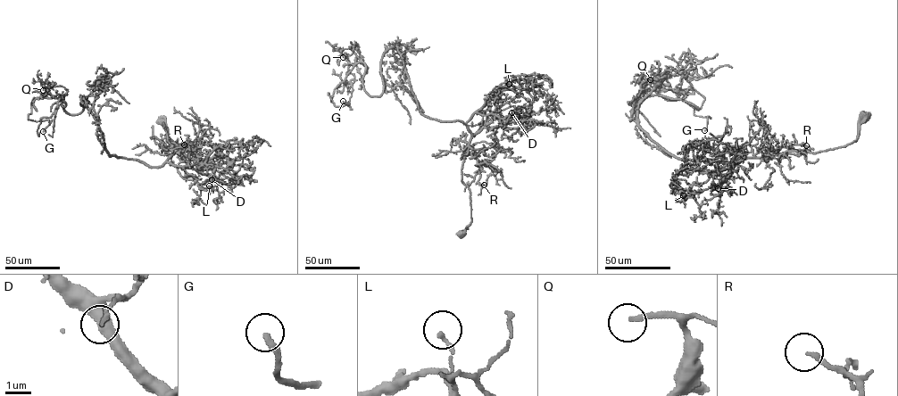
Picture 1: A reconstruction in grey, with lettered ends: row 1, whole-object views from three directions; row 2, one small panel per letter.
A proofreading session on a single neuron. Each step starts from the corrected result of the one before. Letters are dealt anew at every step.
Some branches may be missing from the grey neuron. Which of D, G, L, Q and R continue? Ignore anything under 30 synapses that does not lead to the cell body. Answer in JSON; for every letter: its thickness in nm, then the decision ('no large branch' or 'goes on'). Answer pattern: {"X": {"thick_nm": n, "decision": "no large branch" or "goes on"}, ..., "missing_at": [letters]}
{"D": {"thick_nm": 150, "decision": "no large branch"}, "G": {"thick_nm": 220, "decision": "goes on"}, "L": {"thick_nm": 150, "decision": "no large branch"}, "Q": {"thick_nm": 170, "decision": "goes on"}, "R": {"thick_nm": 180, "decision": "no large branch"}, "missing_at": ["G", "Q"]}

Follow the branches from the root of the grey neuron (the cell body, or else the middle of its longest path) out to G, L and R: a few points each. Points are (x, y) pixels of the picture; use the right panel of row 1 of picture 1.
G: (866, 116), (845, 145), (728, 173), (669, 154), (638, 106), (698, 110), (656, 92), (695, 90), (704, 130)
L: (866, 116), (857, 138), (845, 145), (743, 158), (694, 183), (691, 194), (683, 195)
R: (866, 116), (857, 138), (845, 145), (760, 157), (778, 155), (779, 162), (781, 154), (806, 145)

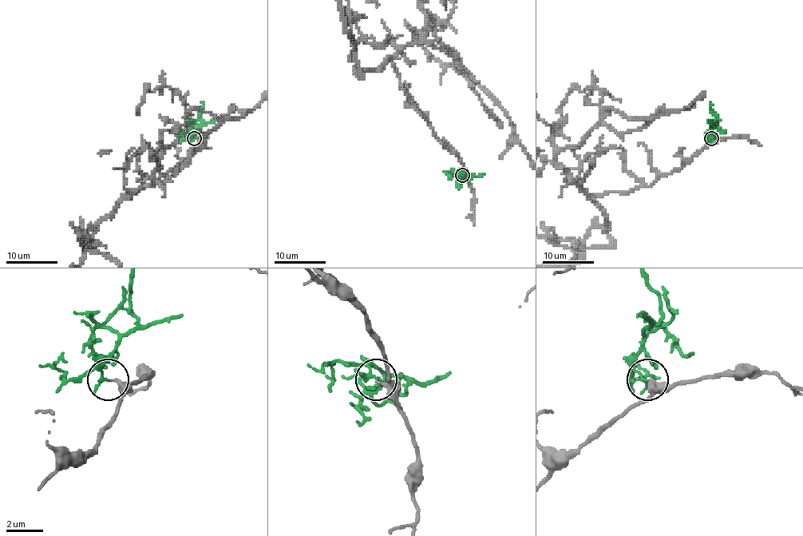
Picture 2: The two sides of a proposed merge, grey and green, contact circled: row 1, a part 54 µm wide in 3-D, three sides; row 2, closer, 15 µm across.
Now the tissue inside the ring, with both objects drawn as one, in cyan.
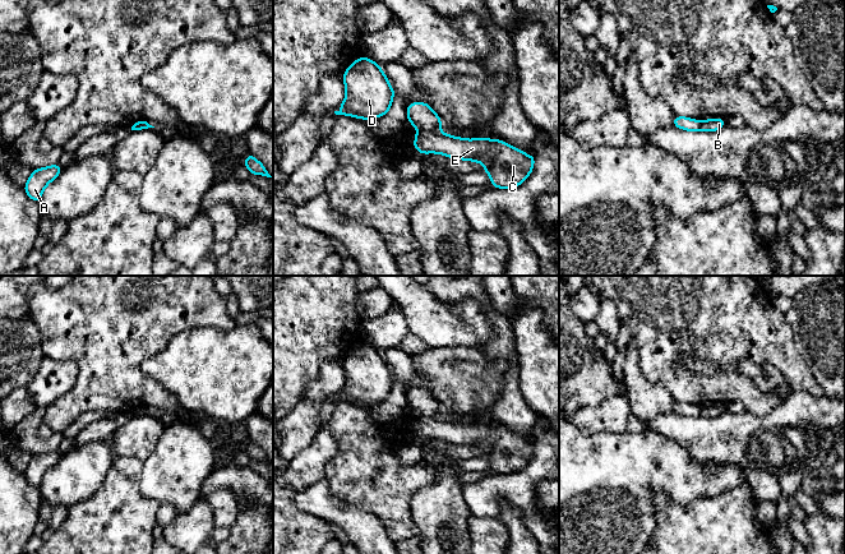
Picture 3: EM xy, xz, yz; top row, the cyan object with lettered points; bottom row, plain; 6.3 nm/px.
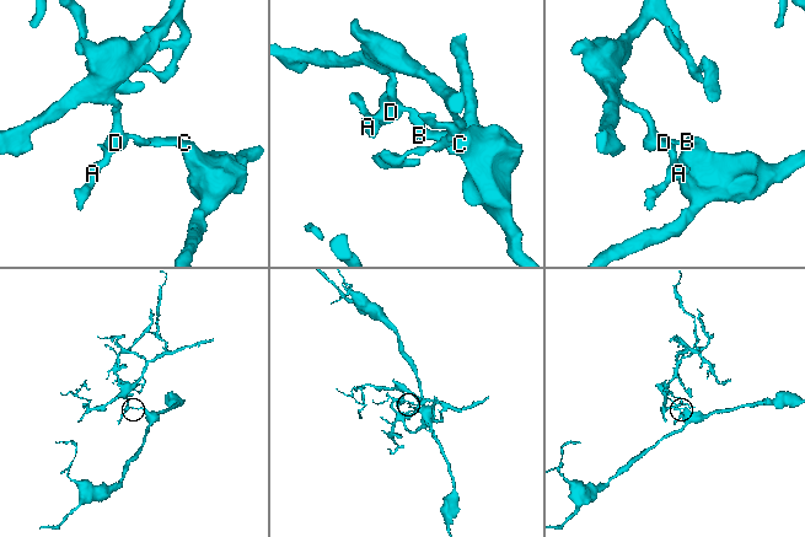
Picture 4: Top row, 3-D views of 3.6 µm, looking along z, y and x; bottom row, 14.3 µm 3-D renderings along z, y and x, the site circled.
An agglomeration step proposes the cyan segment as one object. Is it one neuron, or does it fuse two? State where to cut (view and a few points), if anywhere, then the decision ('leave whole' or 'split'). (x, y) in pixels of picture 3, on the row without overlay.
xz (418, 414), (438, 416) | split

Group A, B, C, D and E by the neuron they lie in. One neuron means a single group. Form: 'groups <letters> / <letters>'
groups A D / B C E

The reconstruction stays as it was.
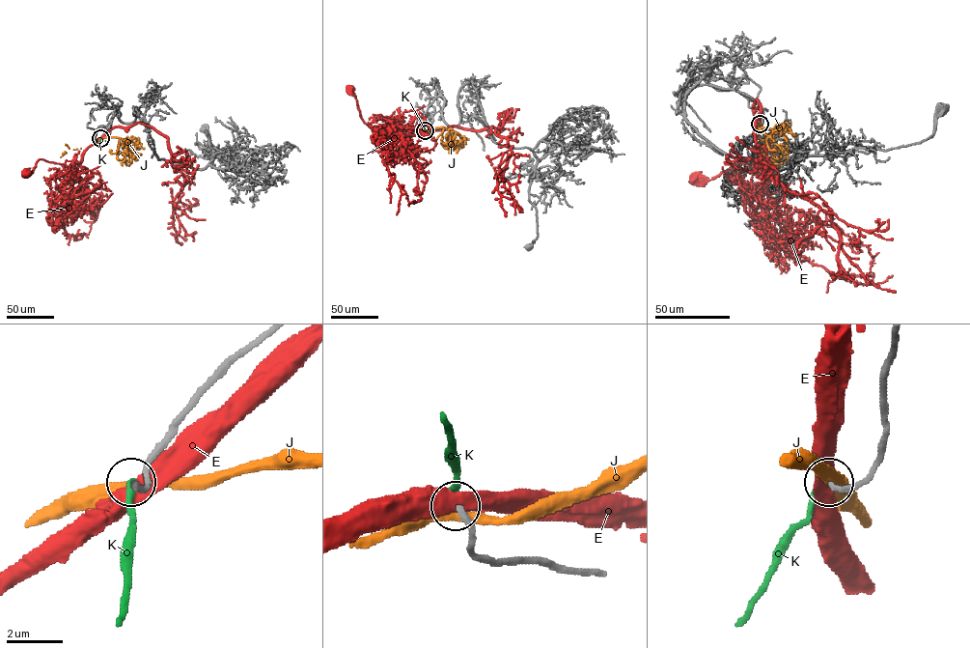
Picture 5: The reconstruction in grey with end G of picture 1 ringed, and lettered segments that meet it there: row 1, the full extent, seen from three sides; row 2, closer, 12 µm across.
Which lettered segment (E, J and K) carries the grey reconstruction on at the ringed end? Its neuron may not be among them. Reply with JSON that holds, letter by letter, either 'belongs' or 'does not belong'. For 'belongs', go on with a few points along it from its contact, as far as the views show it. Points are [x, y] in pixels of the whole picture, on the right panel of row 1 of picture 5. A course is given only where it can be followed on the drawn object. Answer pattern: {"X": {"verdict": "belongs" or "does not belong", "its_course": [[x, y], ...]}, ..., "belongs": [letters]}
{"E": {"verdict": "does not belong"}, "J": {"verdict": "does not belong"}, "K": {"verdict": "belongs"}, "belongs": ["K"]}

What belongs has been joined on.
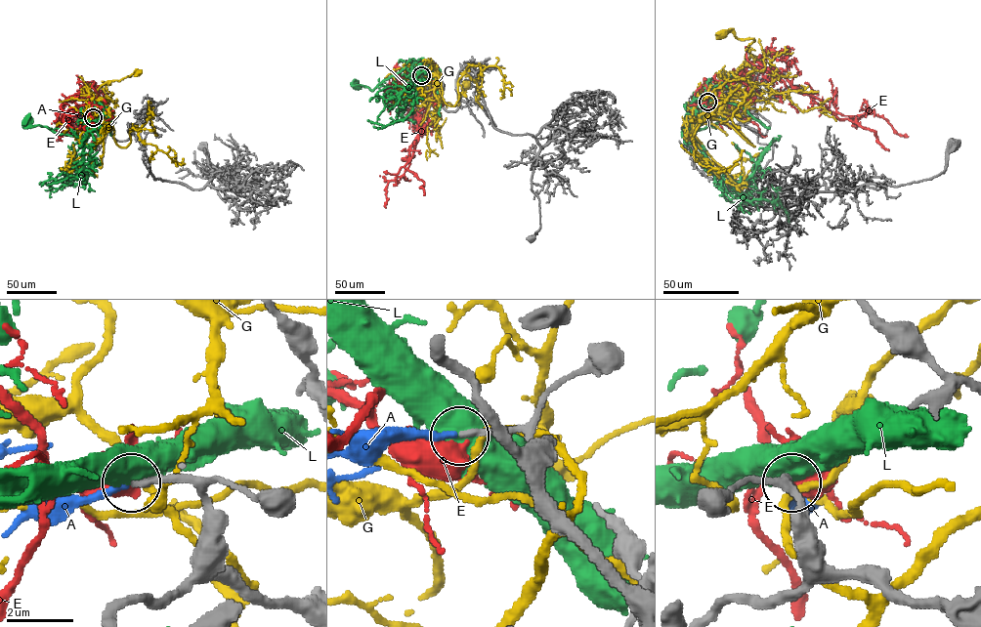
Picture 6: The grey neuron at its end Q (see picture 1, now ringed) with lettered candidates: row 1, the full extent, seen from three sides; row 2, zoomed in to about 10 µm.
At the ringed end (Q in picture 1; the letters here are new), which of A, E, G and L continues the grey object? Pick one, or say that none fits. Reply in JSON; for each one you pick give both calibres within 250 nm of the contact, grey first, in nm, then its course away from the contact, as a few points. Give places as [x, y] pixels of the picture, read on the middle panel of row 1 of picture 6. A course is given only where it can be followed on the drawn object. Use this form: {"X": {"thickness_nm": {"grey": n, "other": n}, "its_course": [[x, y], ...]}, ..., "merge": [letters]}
{"A": {"thickness_nm": {"grey": 180, "other": 200}, "its_course": [[421, 75], [407, 77]]}, "merge": ["A"]}

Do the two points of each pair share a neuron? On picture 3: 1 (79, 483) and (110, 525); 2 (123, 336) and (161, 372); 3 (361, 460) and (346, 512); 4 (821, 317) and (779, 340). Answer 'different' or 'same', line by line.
1: different
2: different
3: different
4: different

